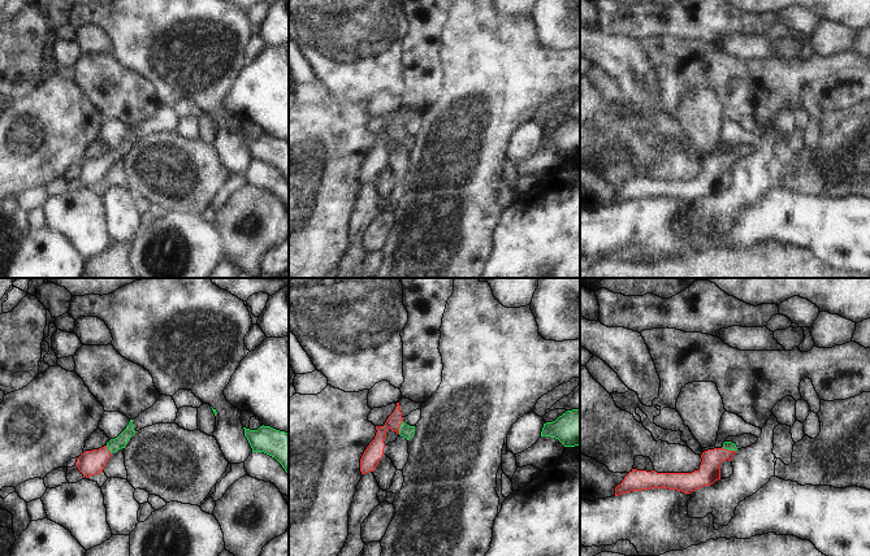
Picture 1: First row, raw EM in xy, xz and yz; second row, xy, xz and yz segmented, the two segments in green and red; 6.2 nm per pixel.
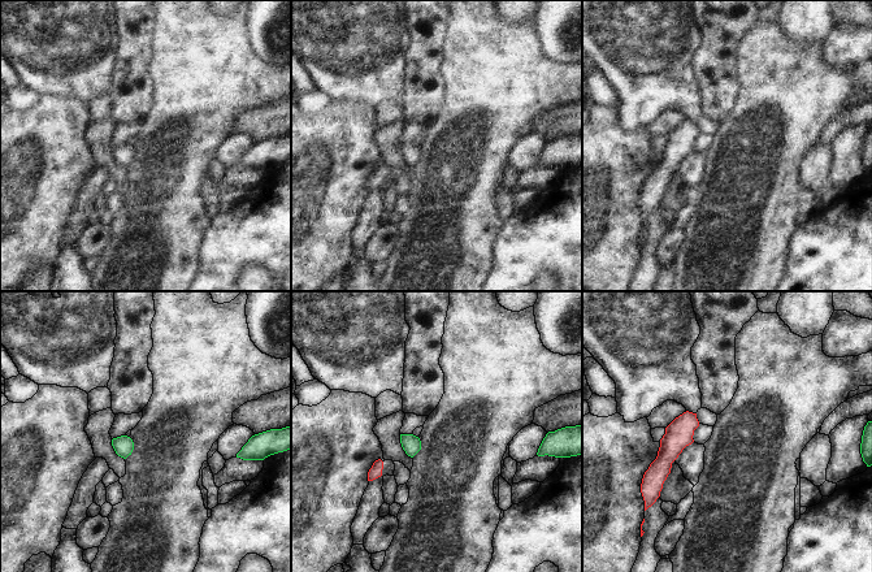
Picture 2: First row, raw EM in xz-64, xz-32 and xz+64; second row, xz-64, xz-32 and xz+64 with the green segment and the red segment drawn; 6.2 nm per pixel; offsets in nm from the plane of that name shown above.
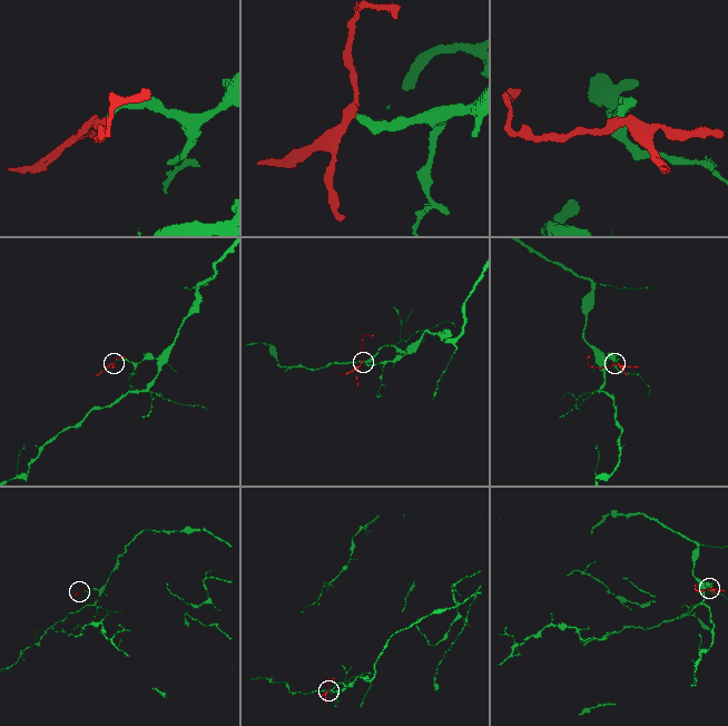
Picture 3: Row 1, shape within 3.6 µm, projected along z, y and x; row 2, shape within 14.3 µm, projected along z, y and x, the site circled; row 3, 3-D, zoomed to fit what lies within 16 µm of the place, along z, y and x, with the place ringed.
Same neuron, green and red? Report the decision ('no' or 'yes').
yes

